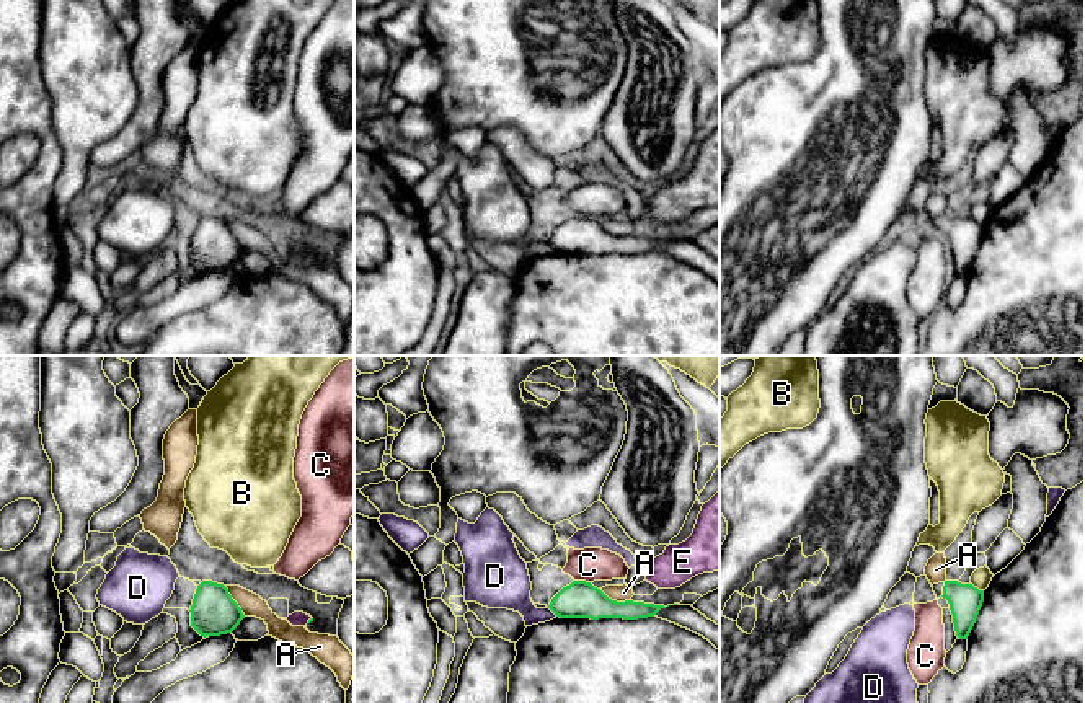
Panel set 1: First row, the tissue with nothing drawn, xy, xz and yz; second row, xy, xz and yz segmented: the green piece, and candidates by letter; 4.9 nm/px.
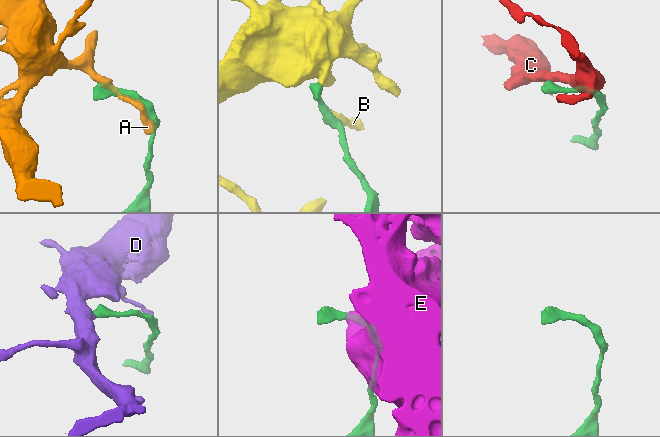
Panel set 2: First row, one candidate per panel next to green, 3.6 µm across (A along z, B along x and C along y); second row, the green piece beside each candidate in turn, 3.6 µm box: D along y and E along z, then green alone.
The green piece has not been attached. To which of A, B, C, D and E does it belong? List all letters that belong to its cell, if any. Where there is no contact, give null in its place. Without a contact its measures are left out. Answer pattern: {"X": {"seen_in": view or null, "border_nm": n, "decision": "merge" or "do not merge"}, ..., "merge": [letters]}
{"A": {"seen_in": "xz", "border_nm": 160, "decision": "do not merge"}, "B": {"seen_in": "yz", "border_nm": 80, "decision": "do not merge"}, "C": {"seen_in": "xz", "border_nm": 80, "decision": "do not merge"}, "D": {"seen_in": "xz", "border_nm": 60, "decision": "do not merge"}, "E": {"seen_in": "xy", "border_nm": 40, "decision": "do not merge"}, "merge": []}

